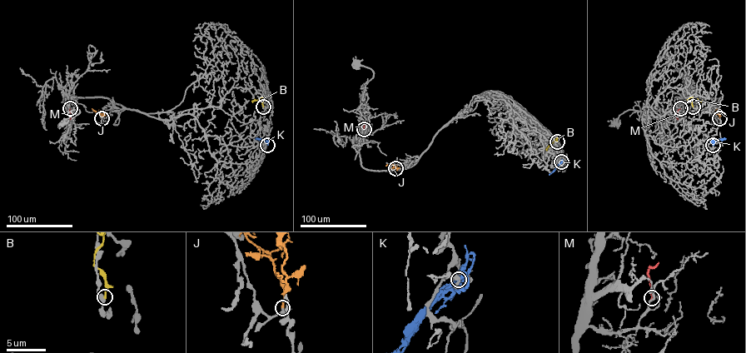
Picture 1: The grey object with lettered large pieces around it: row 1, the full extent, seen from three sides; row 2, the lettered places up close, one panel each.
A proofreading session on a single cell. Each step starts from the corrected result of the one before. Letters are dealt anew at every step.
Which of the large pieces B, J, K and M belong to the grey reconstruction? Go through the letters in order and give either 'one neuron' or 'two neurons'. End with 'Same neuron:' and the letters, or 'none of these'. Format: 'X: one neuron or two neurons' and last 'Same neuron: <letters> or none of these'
B: two neurons
J: two neurons
K: two neurons
M: two neurons
Same neuron: none of these

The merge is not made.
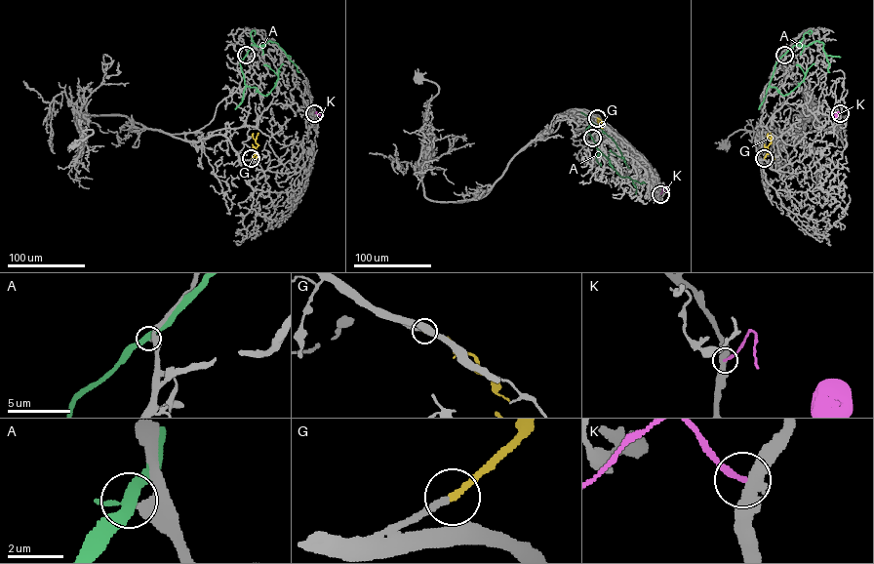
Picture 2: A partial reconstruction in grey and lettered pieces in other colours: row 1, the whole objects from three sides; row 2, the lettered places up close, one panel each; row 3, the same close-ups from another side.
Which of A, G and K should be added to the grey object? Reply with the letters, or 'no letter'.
G

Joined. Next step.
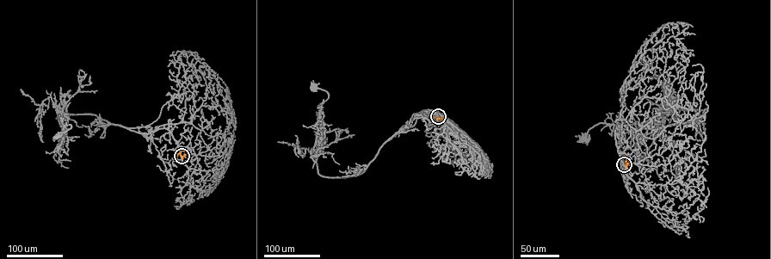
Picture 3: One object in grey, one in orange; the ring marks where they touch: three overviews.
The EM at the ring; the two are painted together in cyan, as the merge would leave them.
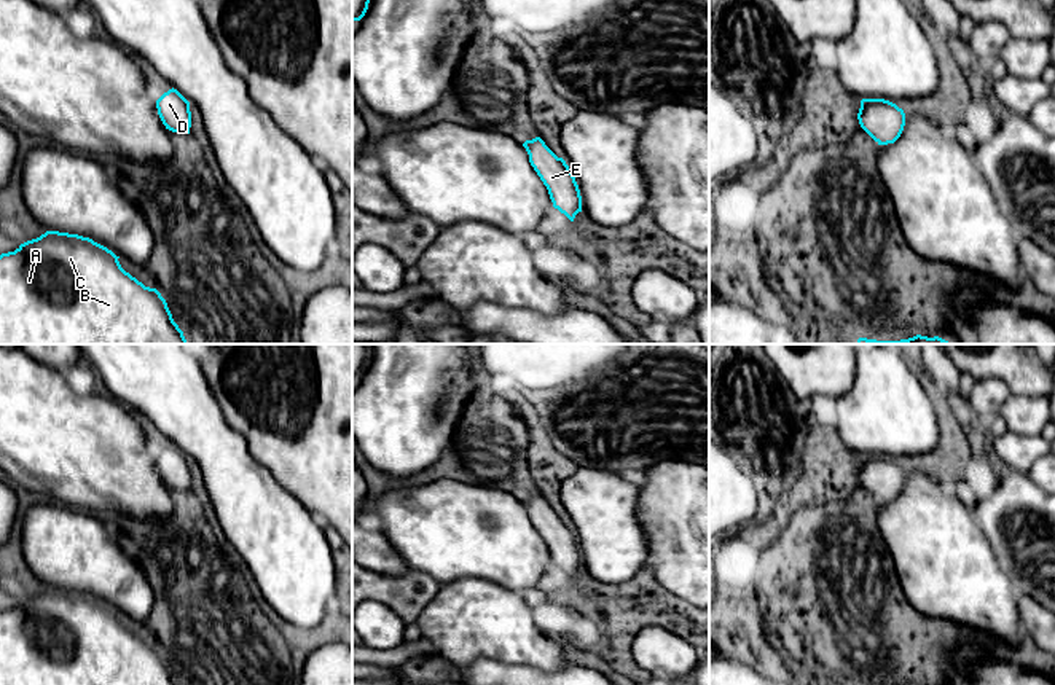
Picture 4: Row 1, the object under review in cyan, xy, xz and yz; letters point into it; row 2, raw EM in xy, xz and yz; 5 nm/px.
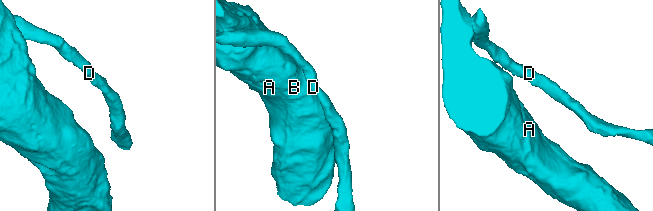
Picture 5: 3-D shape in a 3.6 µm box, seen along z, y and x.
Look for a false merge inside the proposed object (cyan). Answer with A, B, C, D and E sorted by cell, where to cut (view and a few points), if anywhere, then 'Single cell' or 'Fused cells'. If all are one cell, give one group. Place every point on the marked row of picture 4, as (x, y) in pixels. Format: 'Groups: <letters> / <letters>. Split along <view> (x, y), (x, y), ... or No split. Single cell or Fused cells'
Groups: A B C D E. No split. Single cell

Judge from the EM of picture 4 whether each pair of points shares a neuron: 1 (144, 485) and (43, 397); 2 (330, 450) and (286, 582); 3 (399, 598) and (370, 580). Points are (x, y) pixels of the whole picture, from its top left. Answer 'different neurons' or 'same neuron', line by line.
1: same neuron
2: different neurons
3: same neuron

